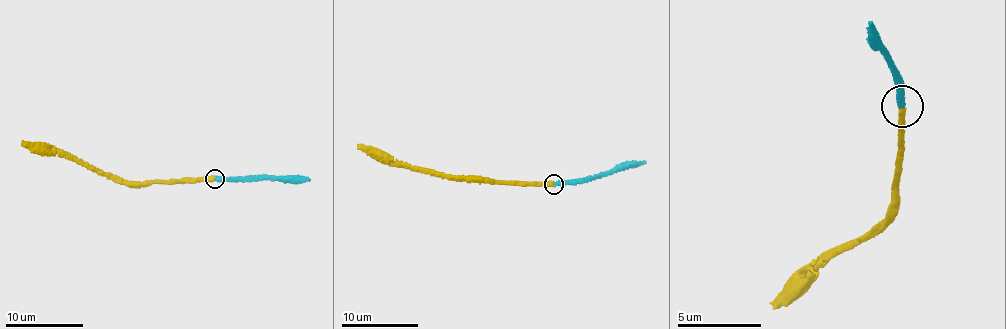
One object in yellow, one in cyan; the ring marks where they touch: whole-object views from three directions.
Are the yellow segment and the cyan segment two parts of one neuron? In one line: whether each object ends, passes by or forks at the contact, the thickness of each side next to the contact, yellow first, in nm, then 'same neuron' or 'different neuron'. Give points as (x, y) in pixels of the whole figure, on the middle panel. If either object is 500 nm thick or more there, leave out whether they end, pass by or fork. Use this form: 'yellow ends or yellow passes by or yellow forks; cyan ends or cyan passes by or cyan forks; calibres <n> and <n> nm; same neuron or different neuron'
yellow ends; cyan ends; calibres 360 and 360 nm; same neuron

